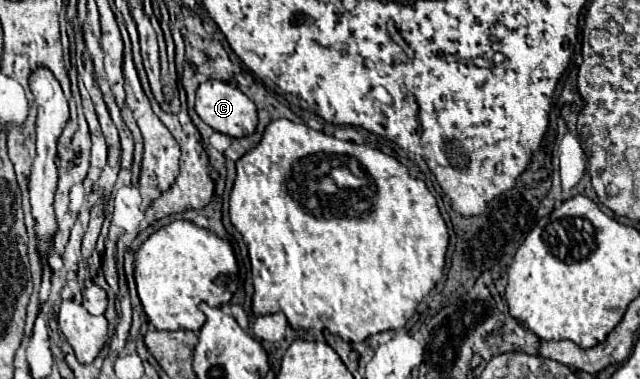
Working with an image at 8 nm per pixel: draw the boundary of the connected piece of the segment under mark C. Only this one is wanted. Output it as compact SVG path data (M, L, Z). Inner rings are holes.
M206 81L198 87L196 113L214 131L236 139L252 135L258 123L254 103L222 81Z

